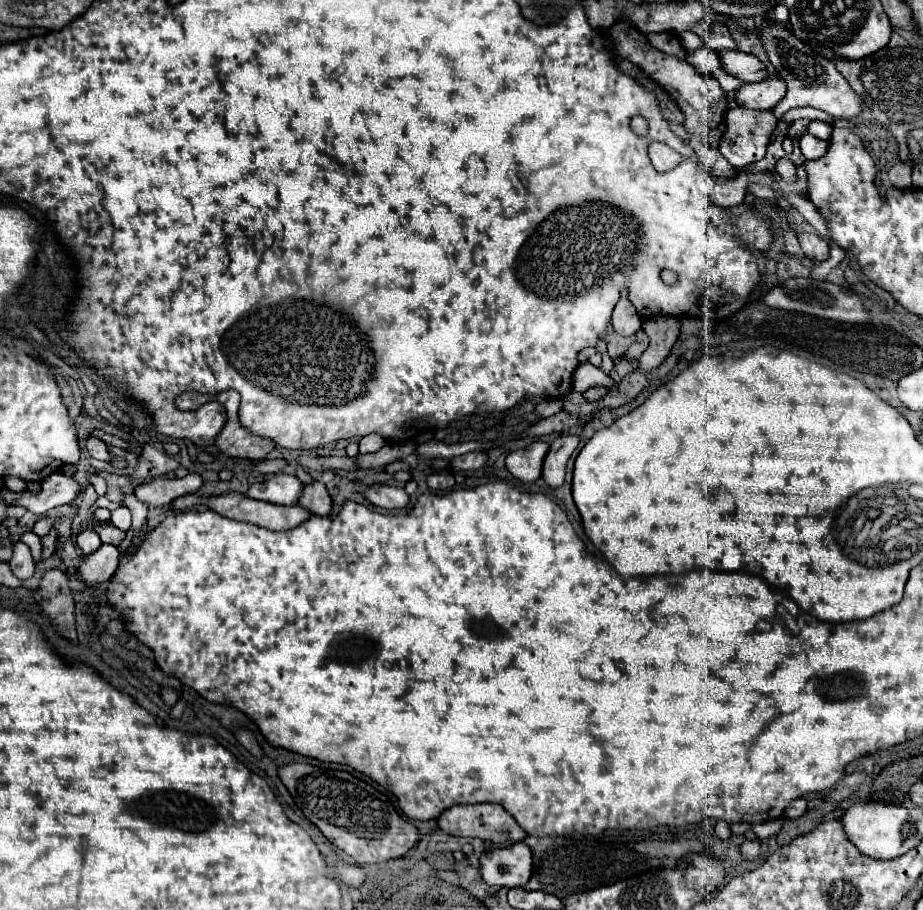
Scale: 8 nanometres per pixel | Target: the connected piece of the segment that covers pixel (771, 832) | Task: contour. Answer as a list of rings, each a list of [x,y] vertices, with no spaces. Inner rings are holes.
[[[786,816],[778,818],[776,820],[769,820],[762,824],[752,825],[753,832],[762,840],[776,835],[788,820]]]

